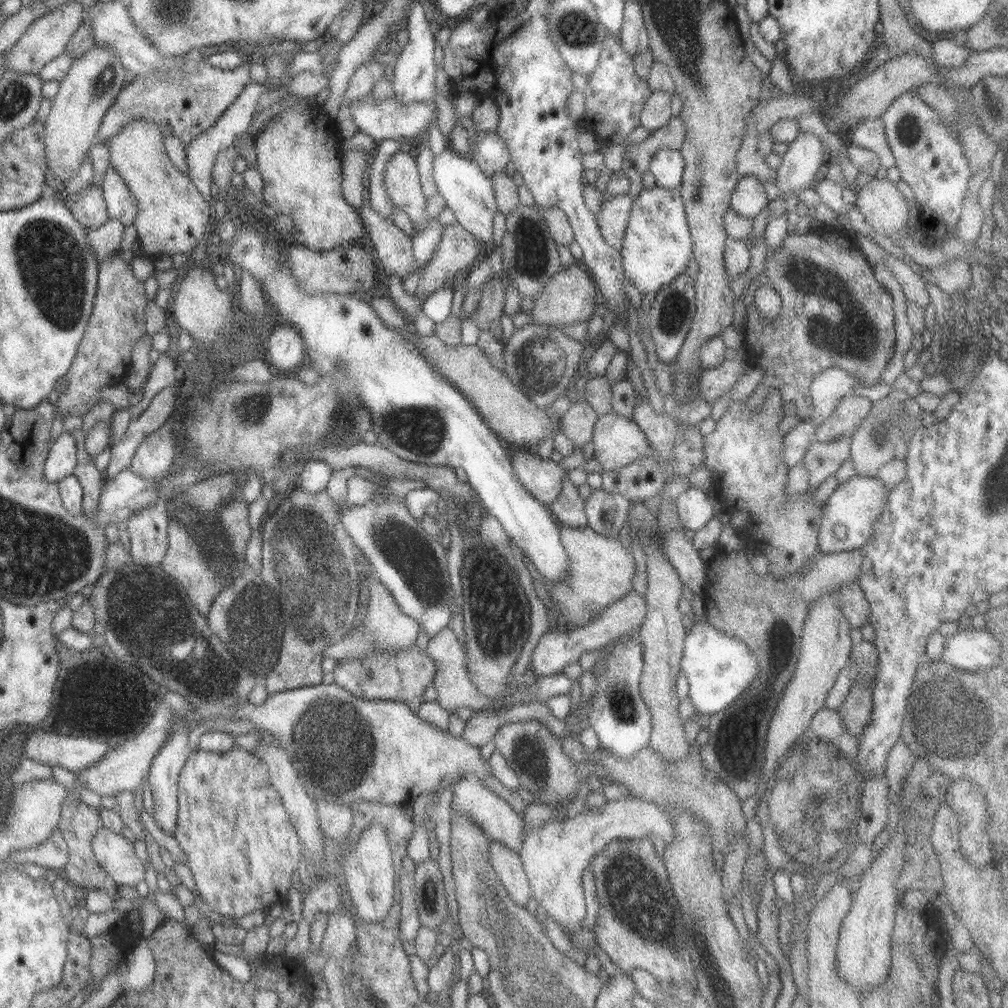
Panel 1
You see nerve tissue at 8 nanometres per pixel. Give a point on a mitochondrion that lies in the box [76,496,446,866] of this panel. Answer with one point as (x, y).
(142, 613)

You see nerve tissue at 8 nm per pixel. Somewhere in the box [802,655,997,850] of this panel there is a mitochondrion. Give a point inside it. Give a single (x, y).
(939, 701)

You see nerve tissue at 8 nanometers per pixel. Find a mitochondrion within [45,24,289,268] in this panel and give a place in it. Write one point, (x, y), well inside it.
(101, 83)

